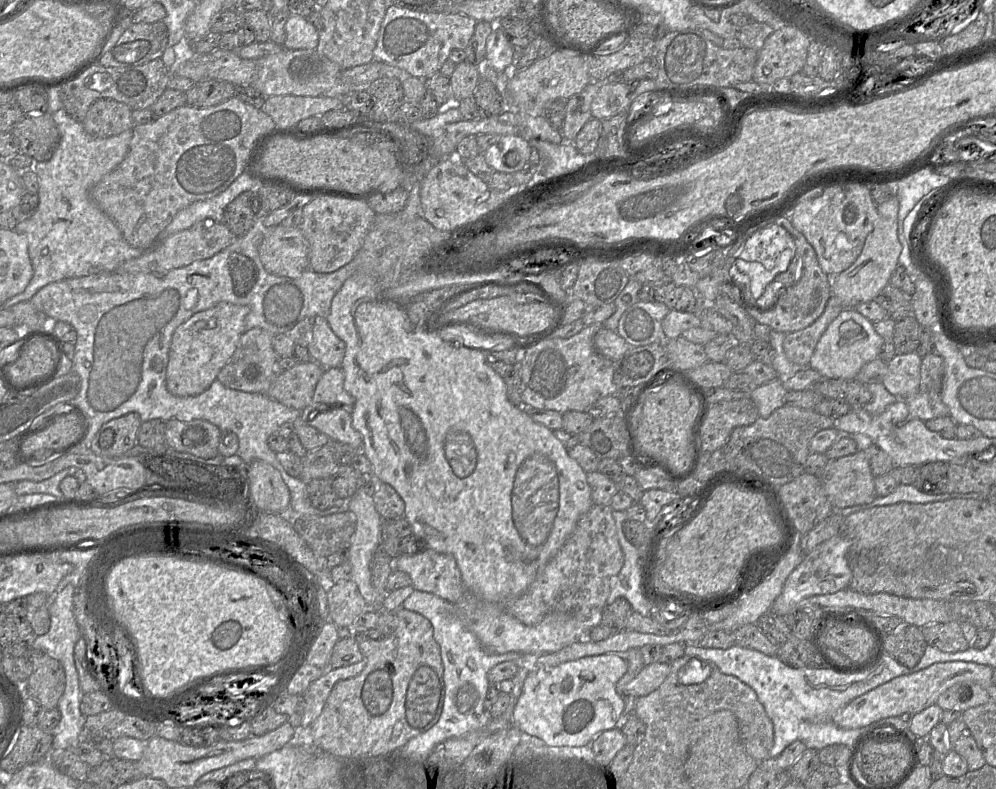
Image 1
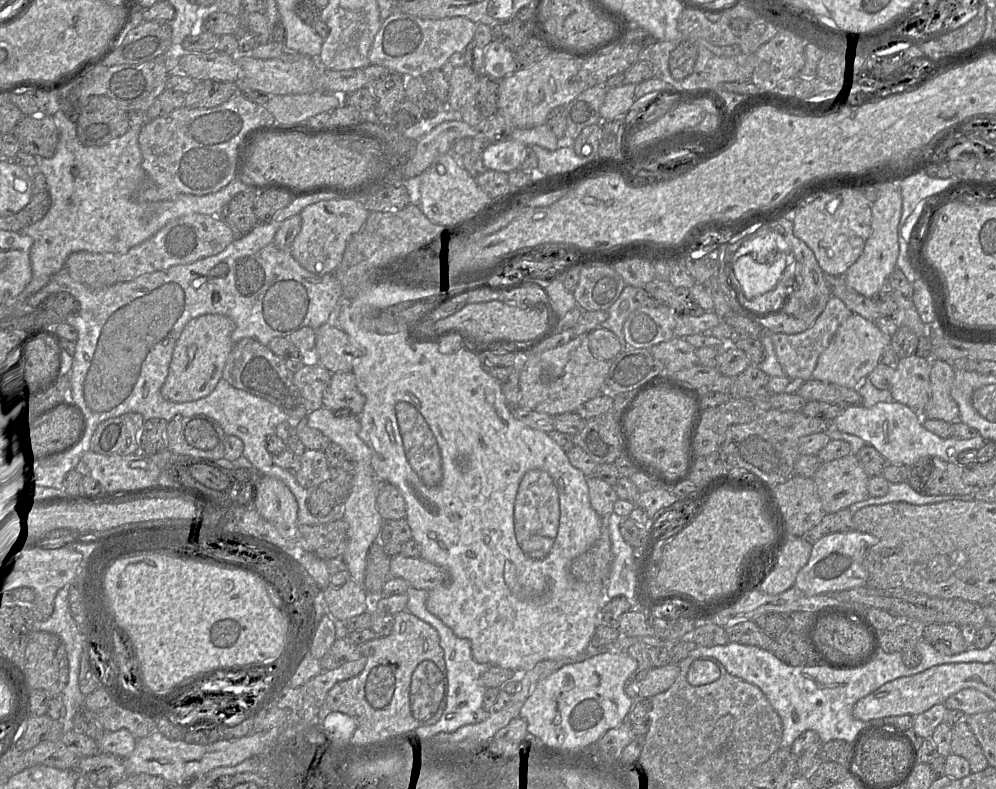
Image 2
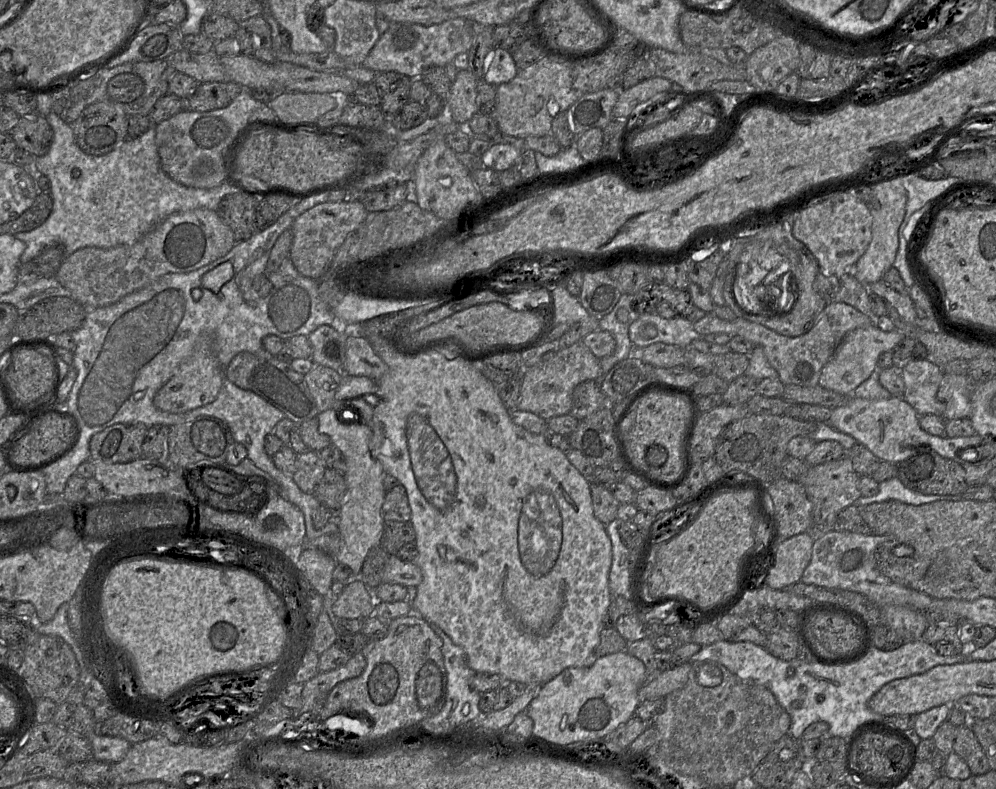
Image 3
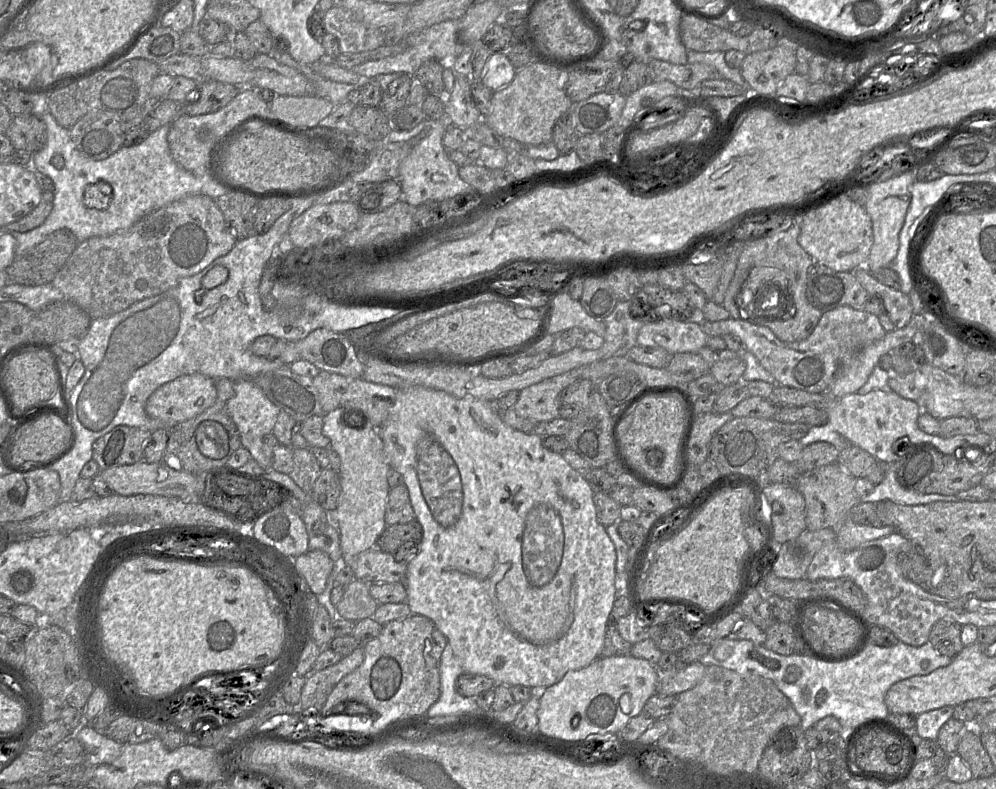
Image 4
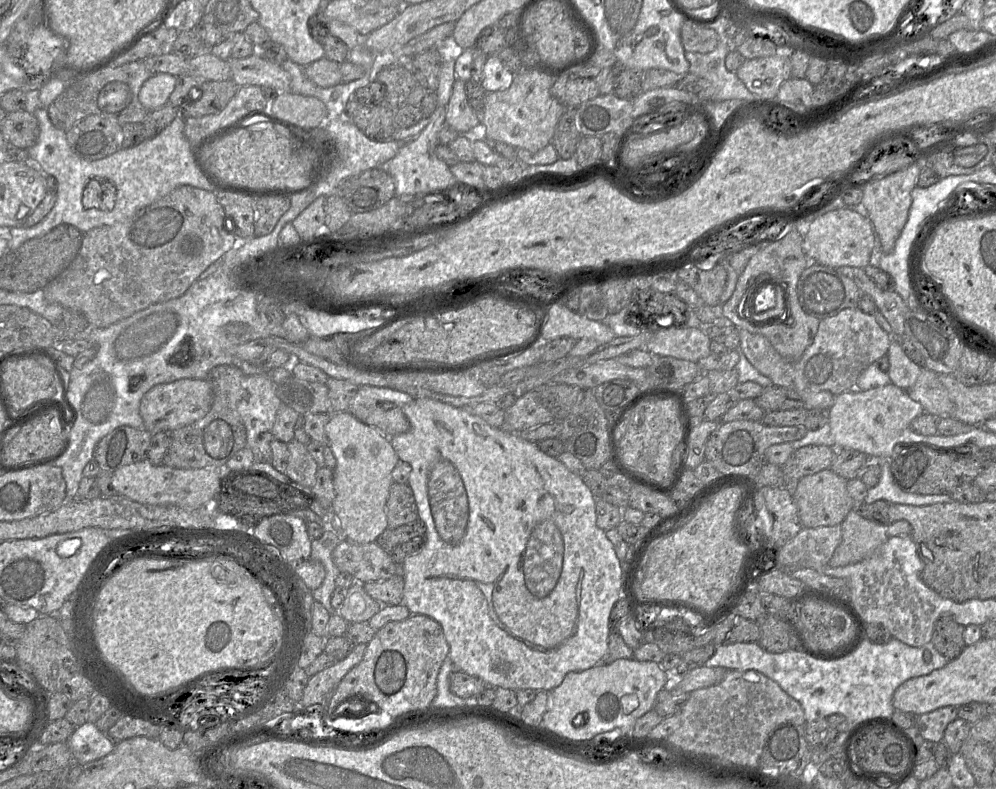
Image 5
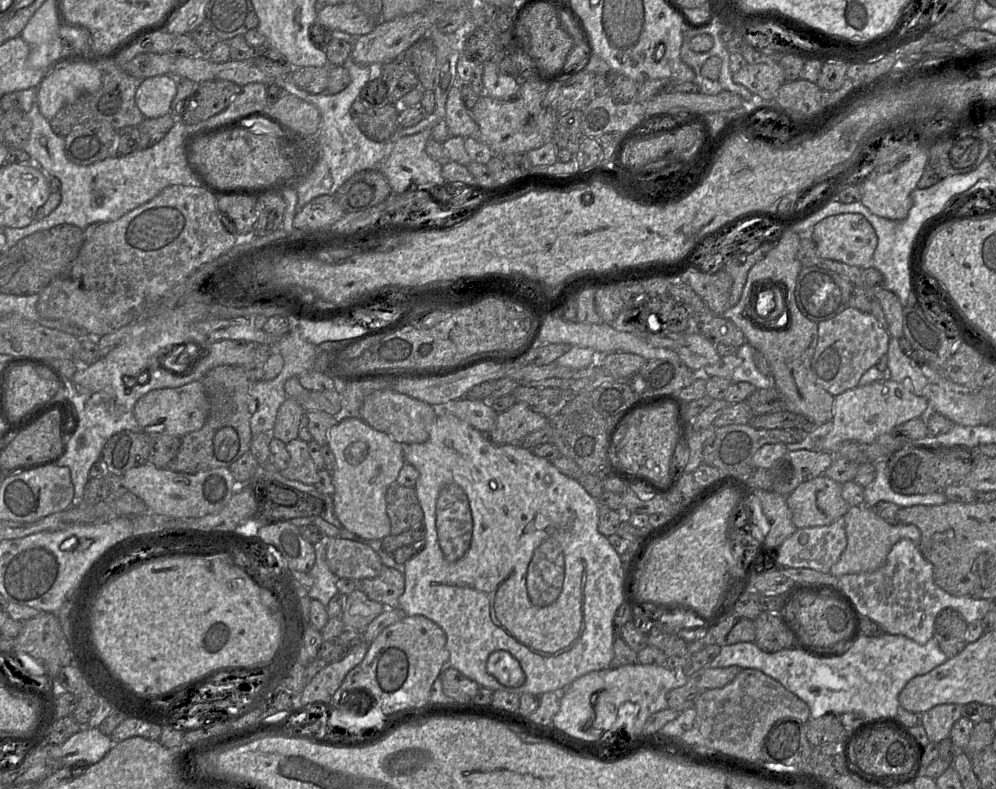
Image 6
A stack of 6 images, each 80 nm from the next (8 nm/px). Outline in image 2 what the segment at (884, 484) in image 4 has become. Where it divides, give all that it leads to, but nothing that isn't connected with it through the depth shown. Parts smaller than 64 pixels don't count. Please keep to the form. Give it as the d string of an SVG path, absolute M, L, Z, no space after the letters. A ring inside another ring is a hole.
M908 482L901 483L889 483L889 490L886 495L879 497L869 497L866 500L857 502L849 507L853 512L853 515L858 510L870 506L886 504L890 502L908 502L914 505L926 505L932 503L940 503L950 500L962 500L962 501L979 501L974 500L973 495L922 495L916 492Z

